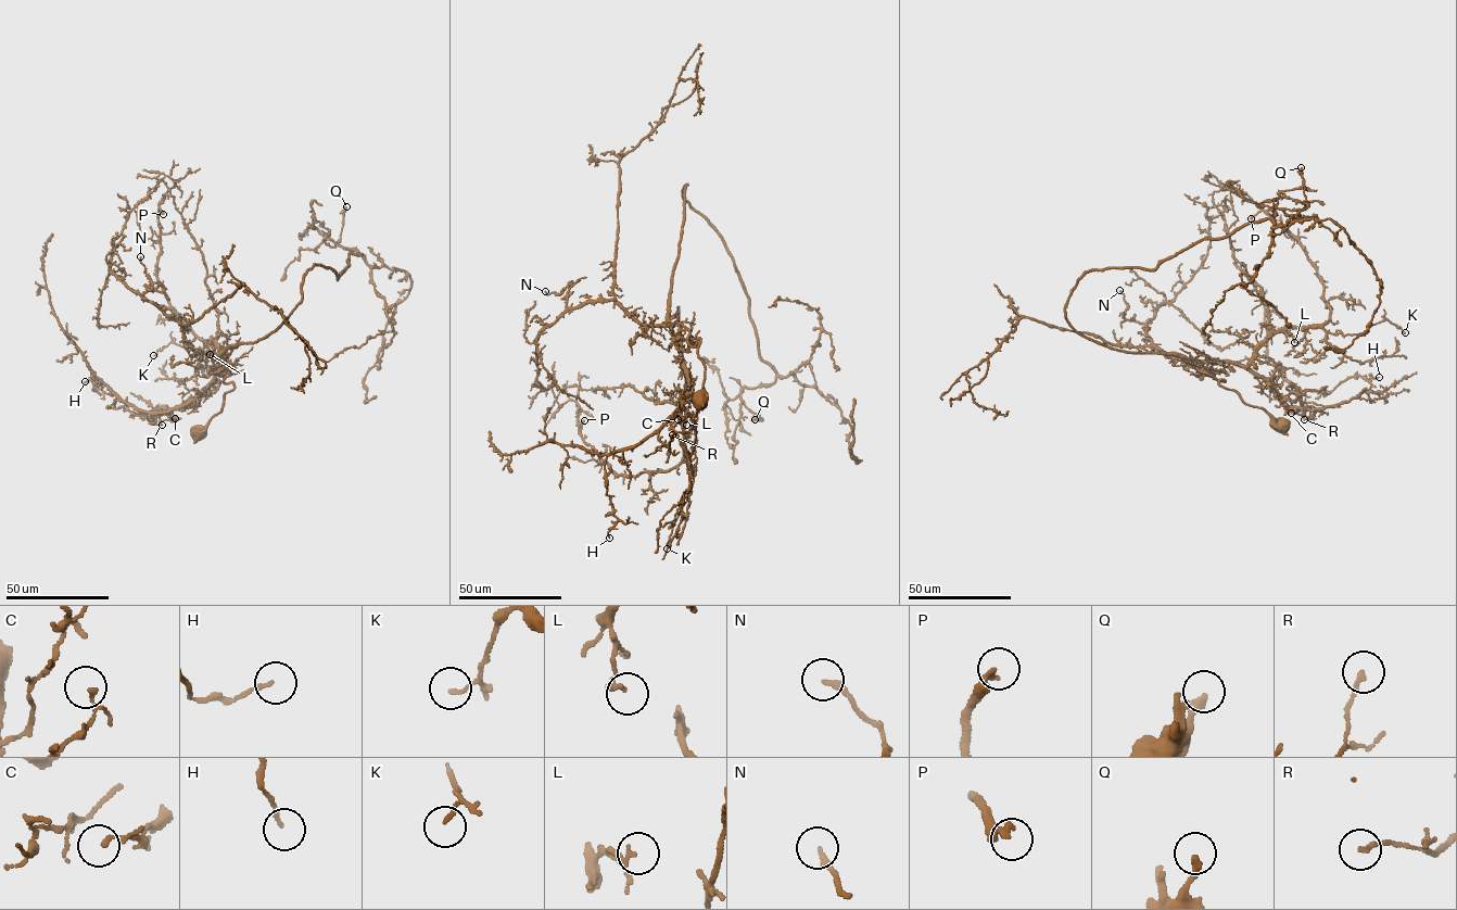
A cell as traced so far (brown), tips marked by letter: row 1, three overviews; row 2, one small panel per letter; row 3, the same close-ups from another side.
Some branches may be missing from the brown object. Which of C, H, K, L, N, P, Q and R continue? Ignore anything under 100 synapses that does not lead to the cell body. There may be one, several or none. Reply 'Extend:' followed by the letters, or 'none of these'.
Extend: none of these

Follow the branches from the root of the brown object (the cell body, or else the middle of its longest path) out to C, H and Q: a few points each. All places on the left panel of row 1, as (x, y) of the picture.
C: (200, 433), (233, 387), (224, 381), (230, 375), (220, 357), (207, 384), (169, 412), (175, 418)
H: (200, 433), (233, 387), (220, 357), (195, 396), (166, 411), (85, 381)
Q: (200, 433), (233, 387), (222, 354), (280, 326), (314, 265), (337, 279), (360, 253), (322, 240), (346, 206)

